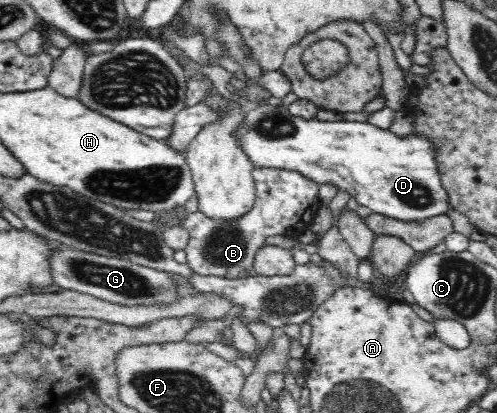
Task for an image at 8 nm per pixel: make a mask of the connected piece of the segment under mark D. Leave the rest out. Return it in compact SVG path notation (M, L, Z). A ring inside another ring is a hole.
M269 103L246 113L238 135L255 168L292 169L319 185L336 183L373 214L420 224L451 209L437 162L439 146L416 131L397 136L370 121L307 121L291 114L287 105Z

